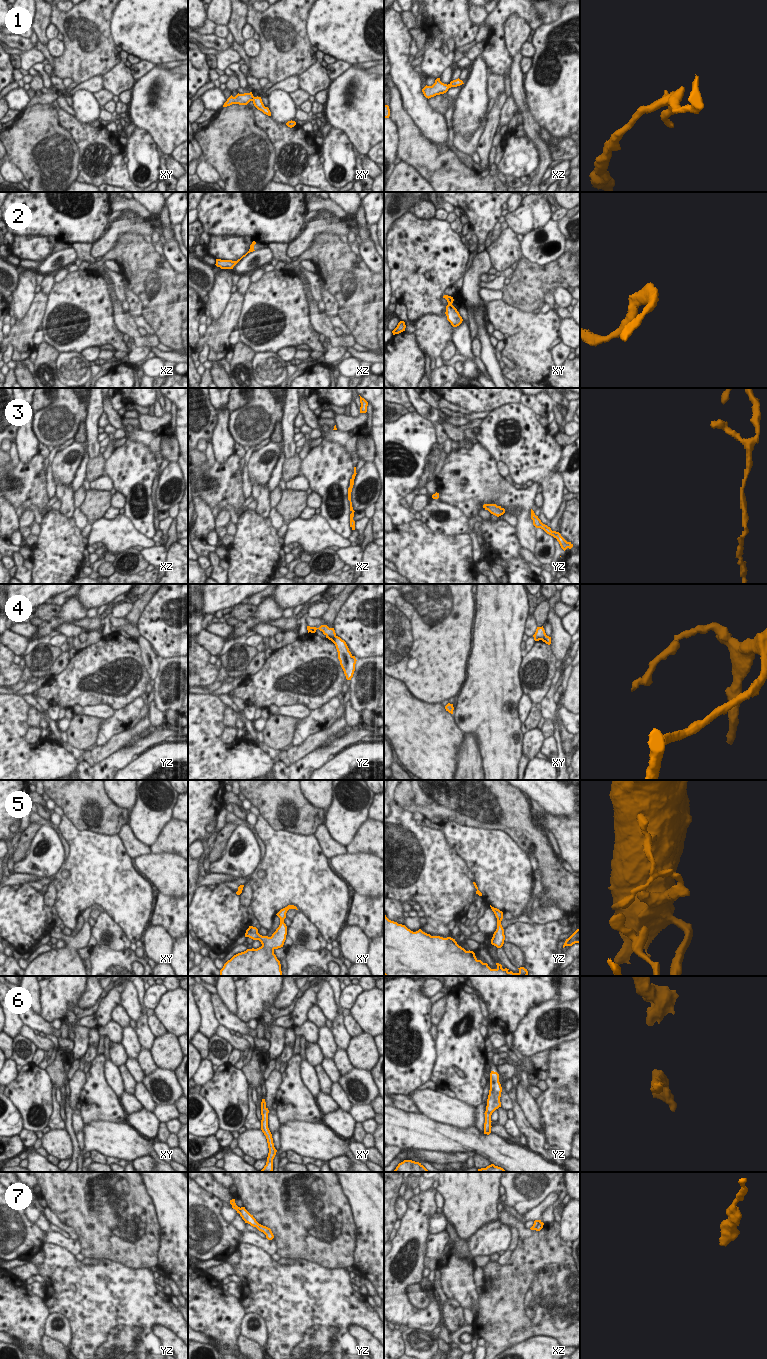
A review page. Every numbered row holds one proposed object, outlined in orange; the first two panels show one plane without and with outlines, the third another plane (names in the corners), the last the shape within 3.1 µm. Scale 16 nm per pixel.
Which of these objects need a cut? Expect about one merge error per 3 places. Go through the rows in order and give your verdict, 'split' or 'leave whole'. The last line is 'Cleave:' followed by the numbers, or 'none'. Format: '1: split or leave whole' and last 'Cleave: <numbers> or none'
1: split
2: split
3: leave whole
4: split
5: leave whole
6: leave whole
7: split
Cleave: 1, 2, 4, 7

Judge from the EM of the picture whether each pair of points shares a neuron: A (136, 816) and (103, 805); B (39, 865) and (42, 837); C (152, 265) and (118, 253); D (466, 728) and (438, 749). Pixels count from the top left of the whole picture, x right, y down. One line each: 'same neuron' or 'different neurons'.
A: different neurons
B: same neuron
C: same neuron
D: different neurons

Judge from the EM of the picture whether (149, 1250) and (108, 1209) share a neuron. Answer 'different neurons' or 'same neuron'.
same neuron

